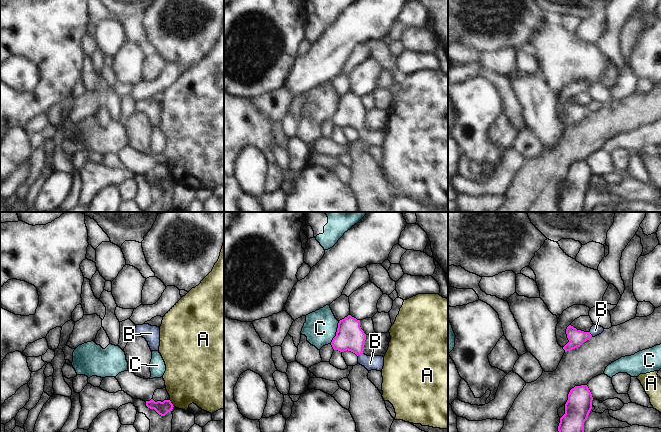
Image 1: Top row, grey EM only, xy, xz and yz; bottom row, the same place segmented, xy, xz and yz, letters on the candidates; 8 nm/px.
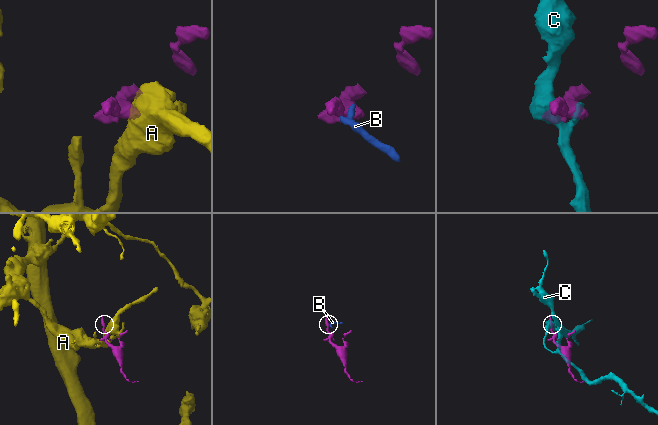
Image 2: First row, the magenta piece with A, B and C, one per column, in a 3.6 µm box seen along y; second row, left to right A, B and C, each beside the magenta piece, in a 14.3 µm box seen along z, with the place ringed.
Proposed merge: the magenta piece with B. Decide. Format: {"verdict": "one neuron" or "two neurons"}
{"verdict": "one neuron"}

